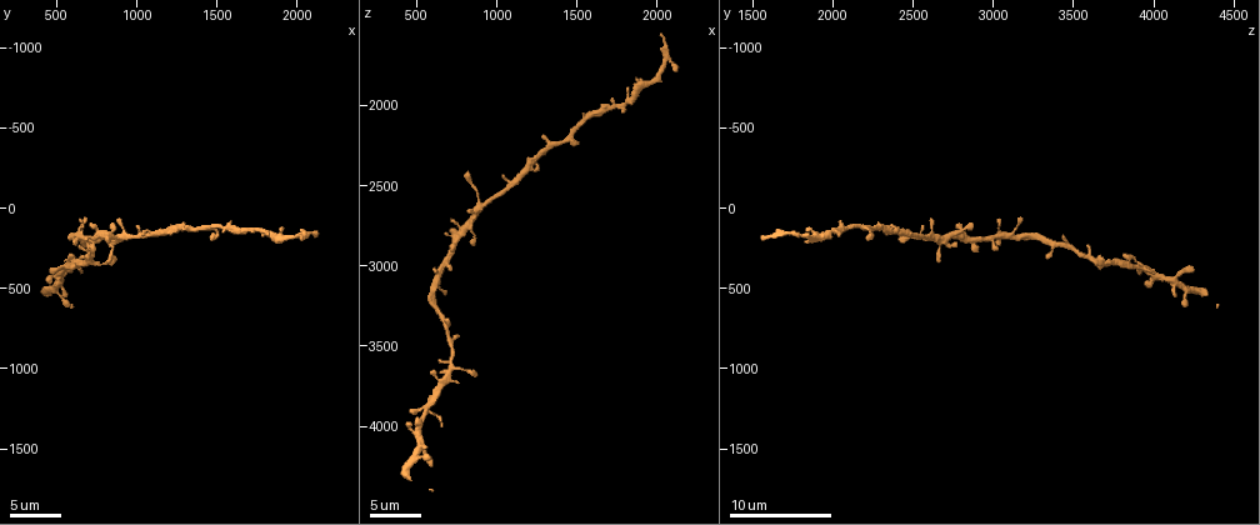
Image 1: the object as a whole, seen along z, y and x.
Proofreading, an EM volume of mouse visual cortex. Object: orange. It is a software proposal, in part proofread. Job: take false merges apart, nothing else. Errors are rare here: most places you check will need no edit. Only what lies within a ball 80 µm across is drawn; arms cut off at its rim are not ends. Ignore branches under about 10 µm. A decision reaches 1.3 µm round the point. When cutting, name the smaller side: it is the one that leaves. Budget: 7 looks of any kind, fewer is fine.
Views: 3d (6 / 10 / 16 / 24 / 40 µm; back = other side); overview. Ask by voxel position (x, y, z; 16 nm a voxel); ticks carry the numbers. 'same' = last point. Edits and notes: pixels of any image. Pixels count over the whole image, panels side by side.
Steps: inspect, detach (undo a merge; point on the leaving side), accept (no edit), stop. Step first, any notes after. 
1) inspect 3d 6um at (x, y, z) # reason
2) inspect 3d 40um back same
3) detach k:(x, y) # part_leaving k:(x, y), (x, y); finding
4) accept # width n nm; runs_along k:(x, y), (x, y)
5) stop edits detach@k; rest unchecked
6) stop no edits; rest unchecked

inspect 3d 6um at (920, 200, 2640) # sudden change in width

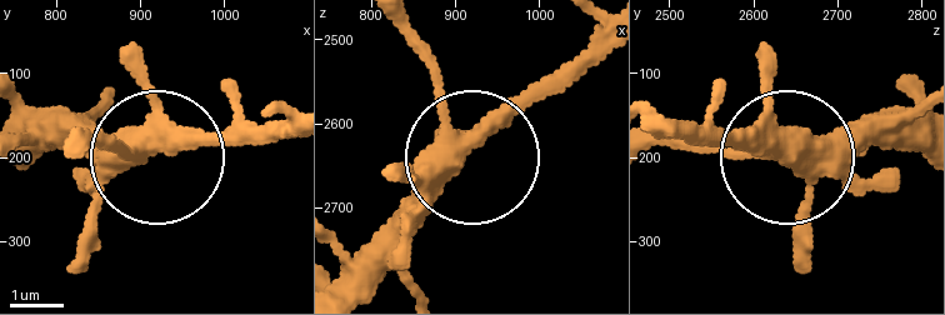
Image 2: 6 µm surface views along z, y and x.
accept # runs_along 2:(913, 145), (689, 145); all the same cell

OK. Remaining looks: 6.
inspect 3d 10um at (1580, 120, 2060) # thick turns thin

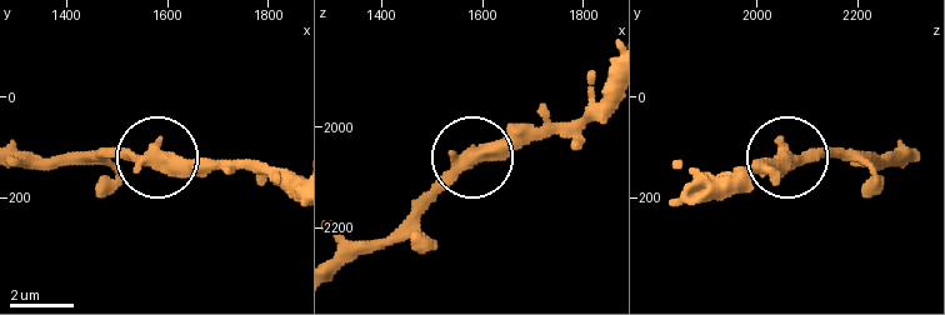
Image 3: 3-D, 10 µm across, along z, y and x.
inspect 3d 6um at (1565, 125, 2070)

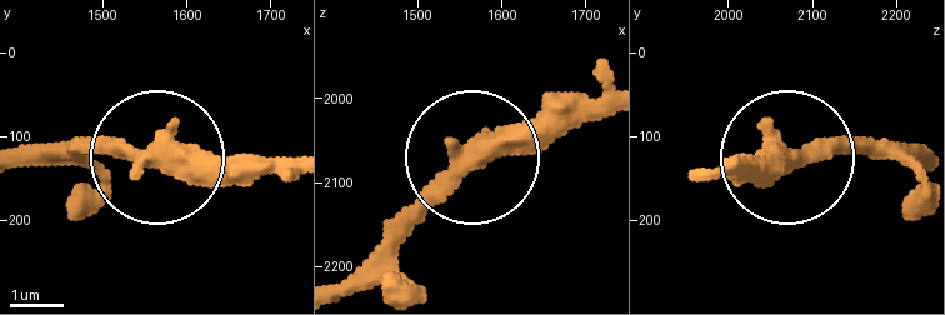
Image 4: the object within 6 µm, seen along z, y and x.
accept # runs_along 4:(340, 291), (461, 170), (591, 116); continuous, no second cell

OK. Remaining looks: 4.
inspect 3d 16um at (740, 220, 2860) # a fork

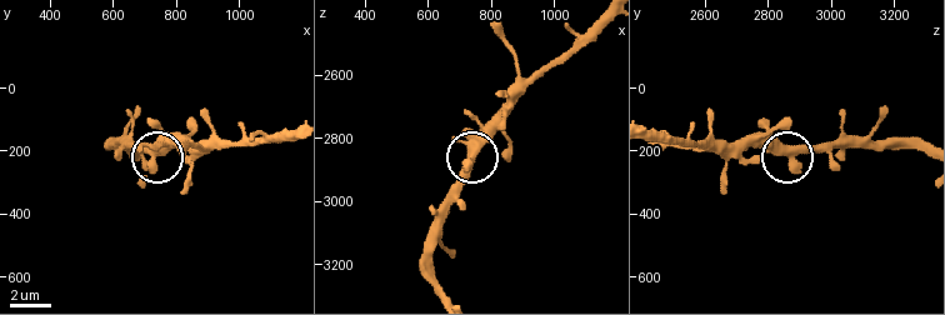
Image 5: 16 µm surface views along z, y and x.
inspect 3d 6um at (750, 210, 2850)

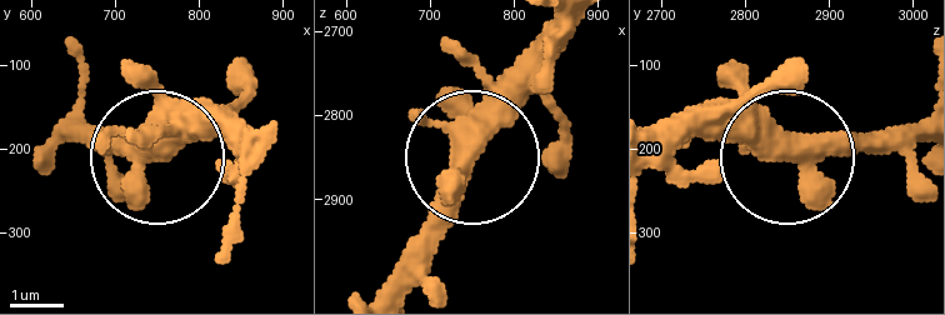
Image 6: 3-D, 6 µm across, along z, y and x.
accept # arms 3; continuous, no second cell

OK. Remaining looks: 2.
stop no edits; rest unchecked

